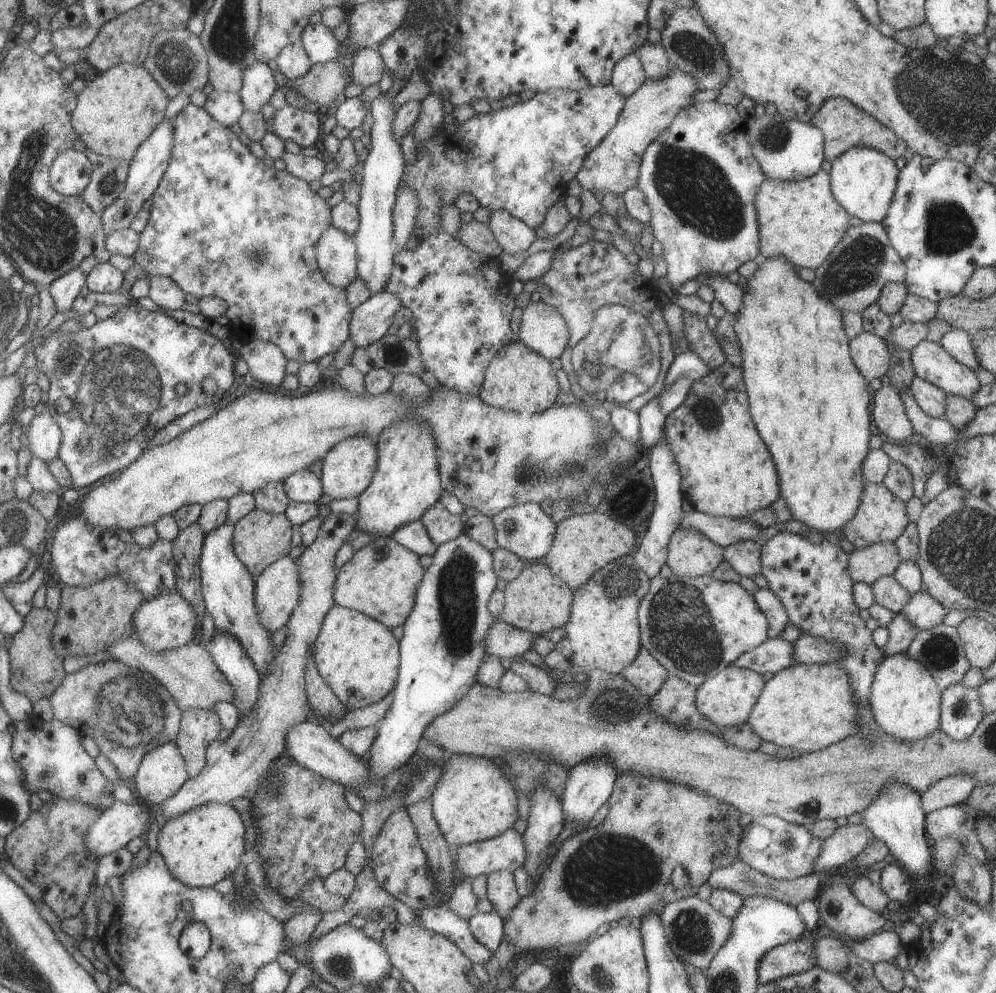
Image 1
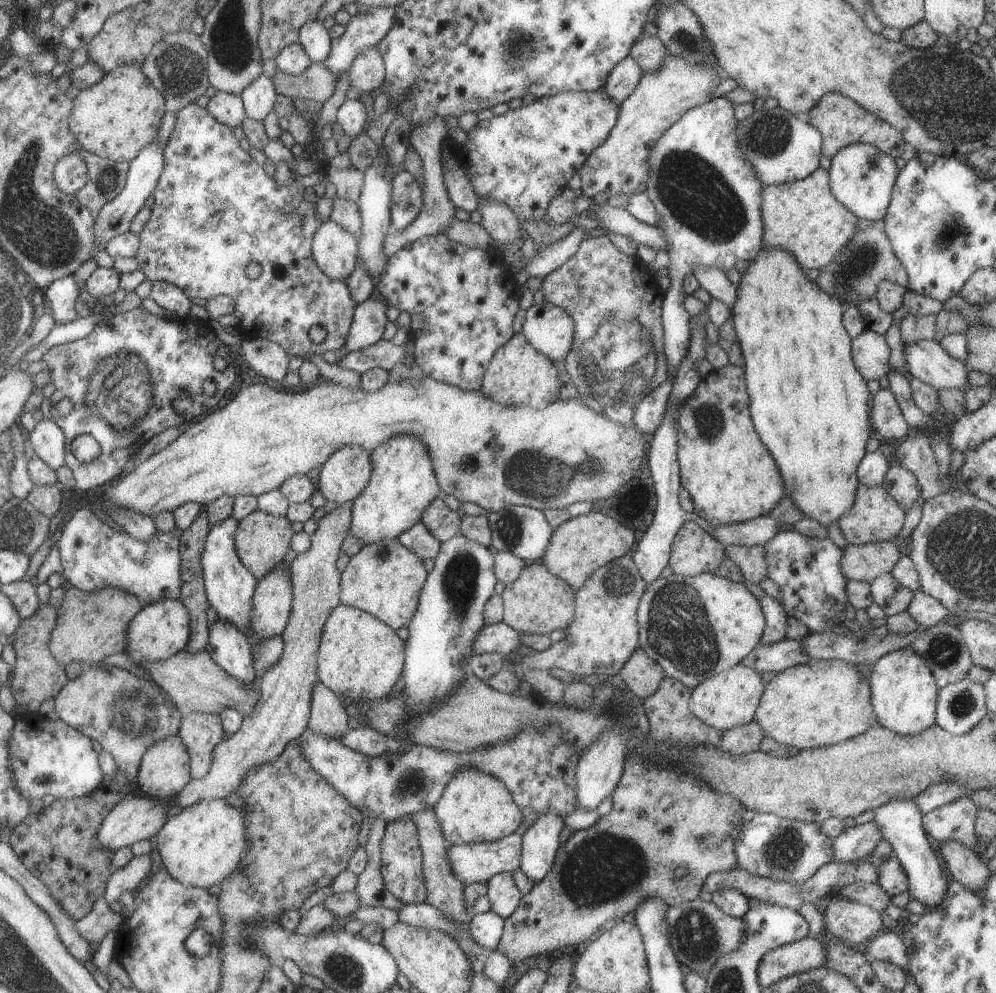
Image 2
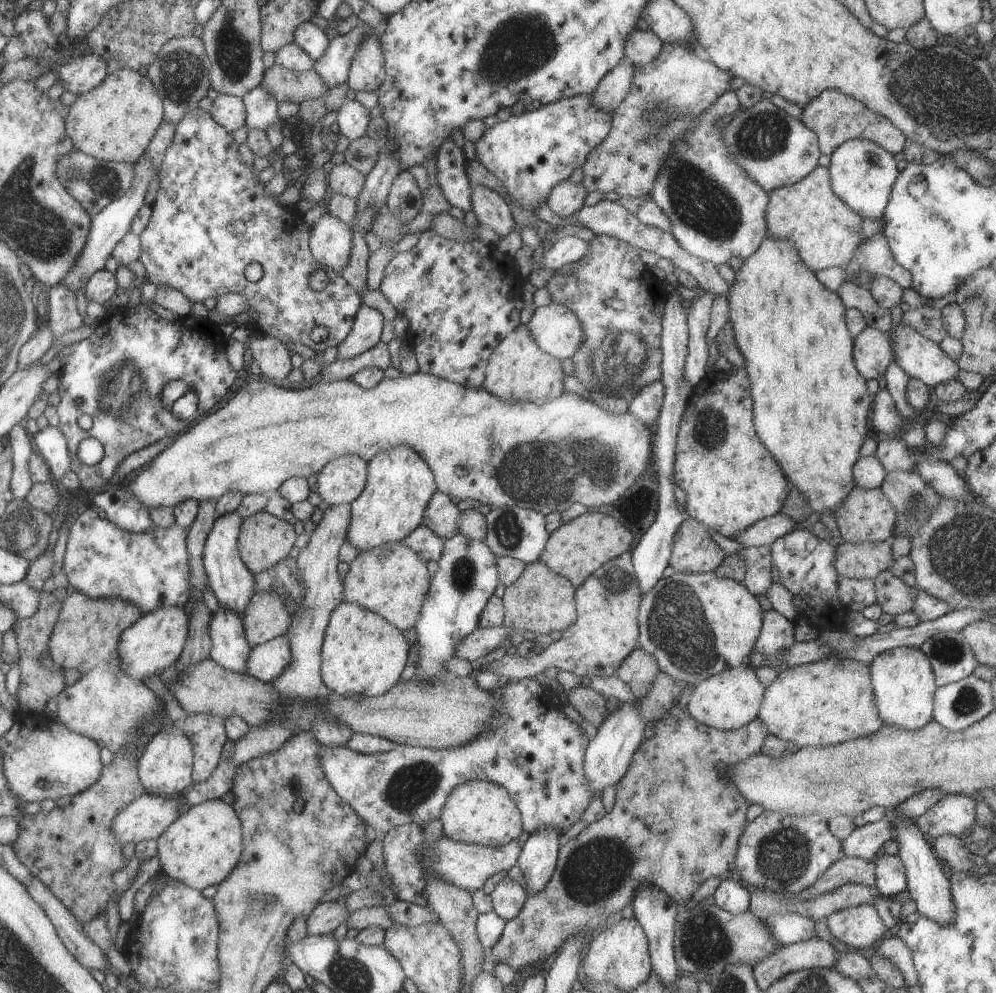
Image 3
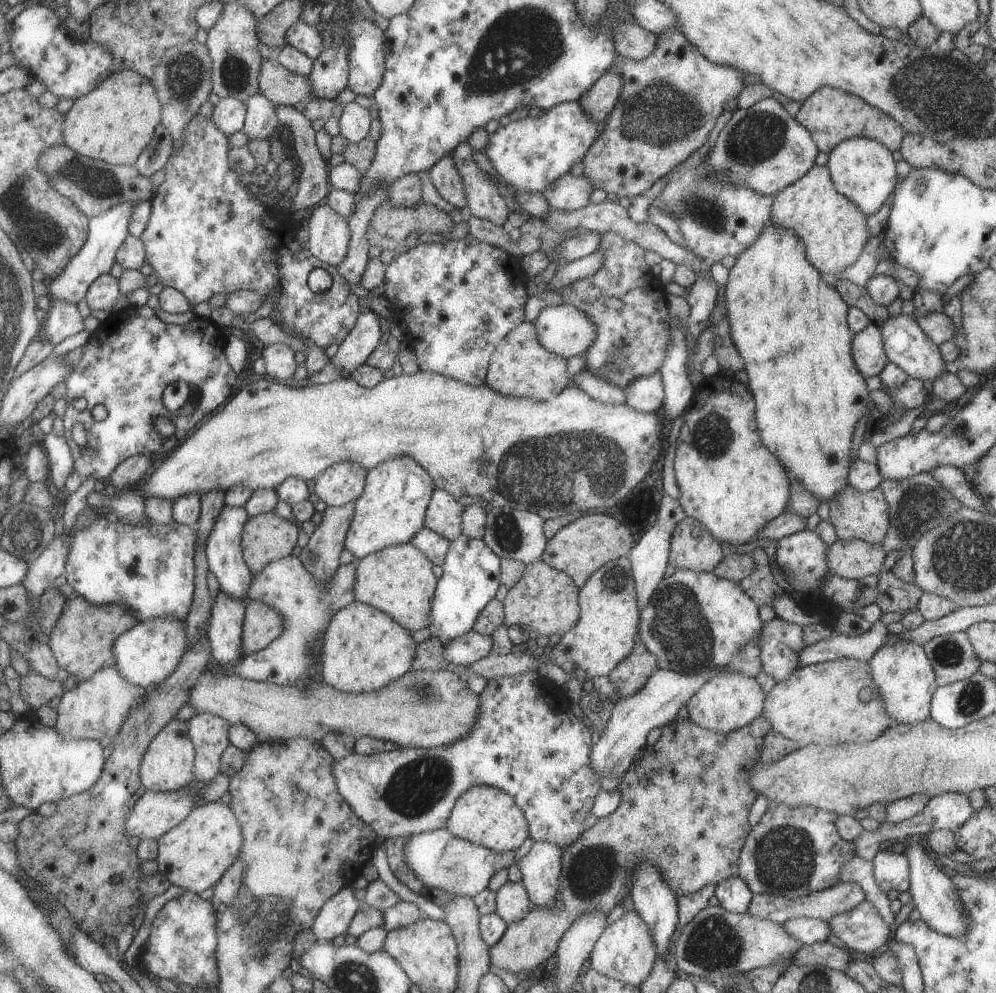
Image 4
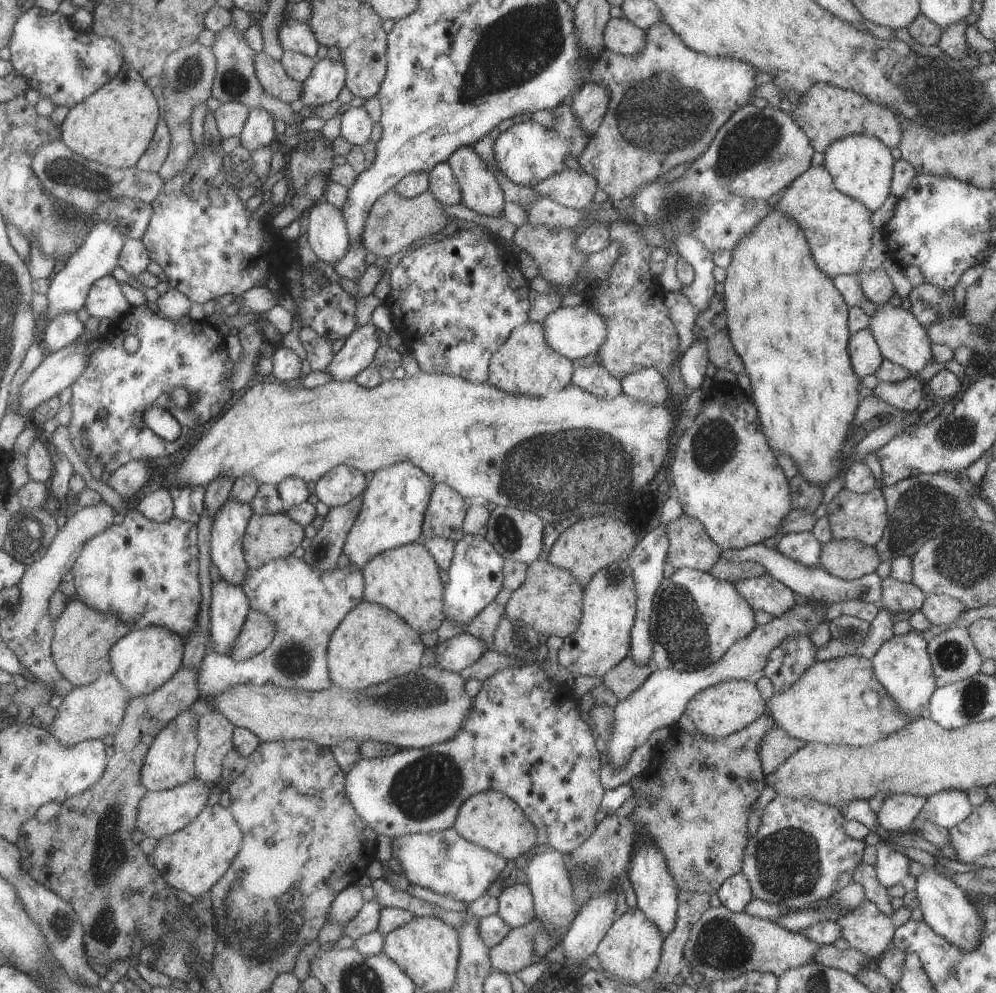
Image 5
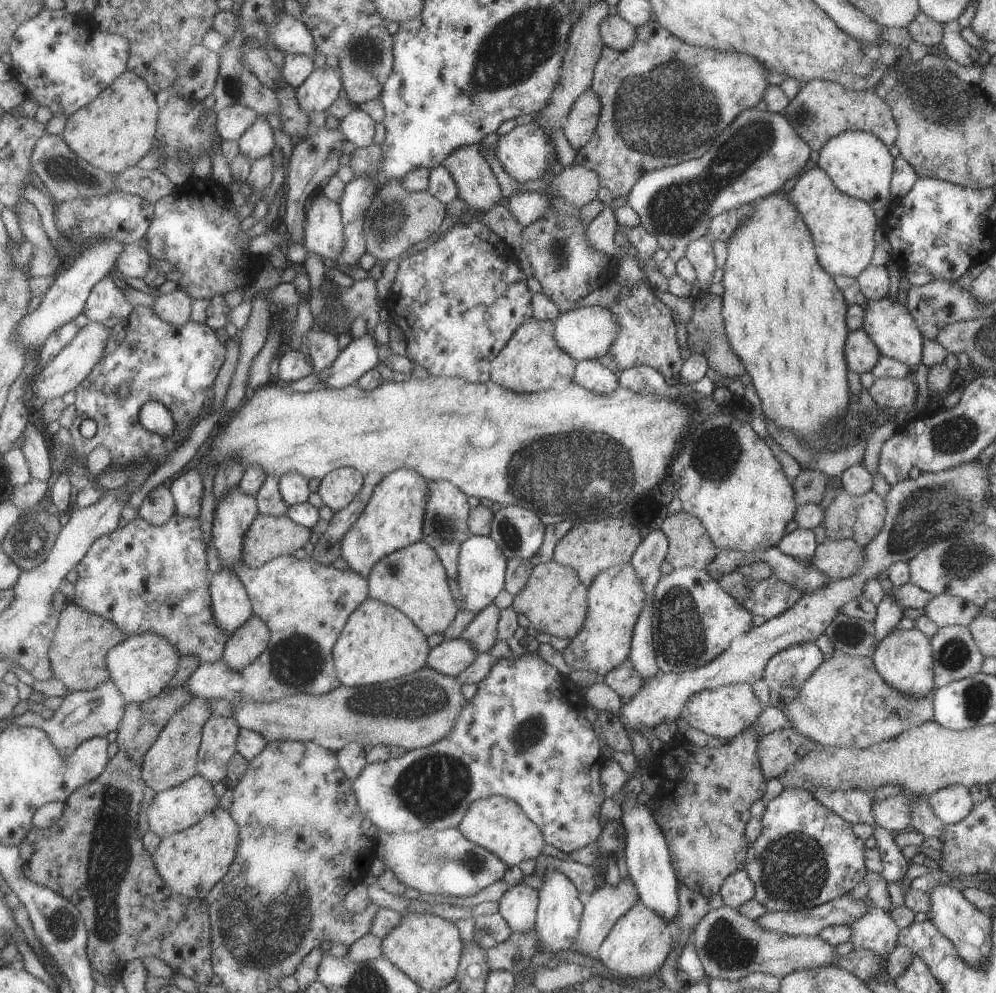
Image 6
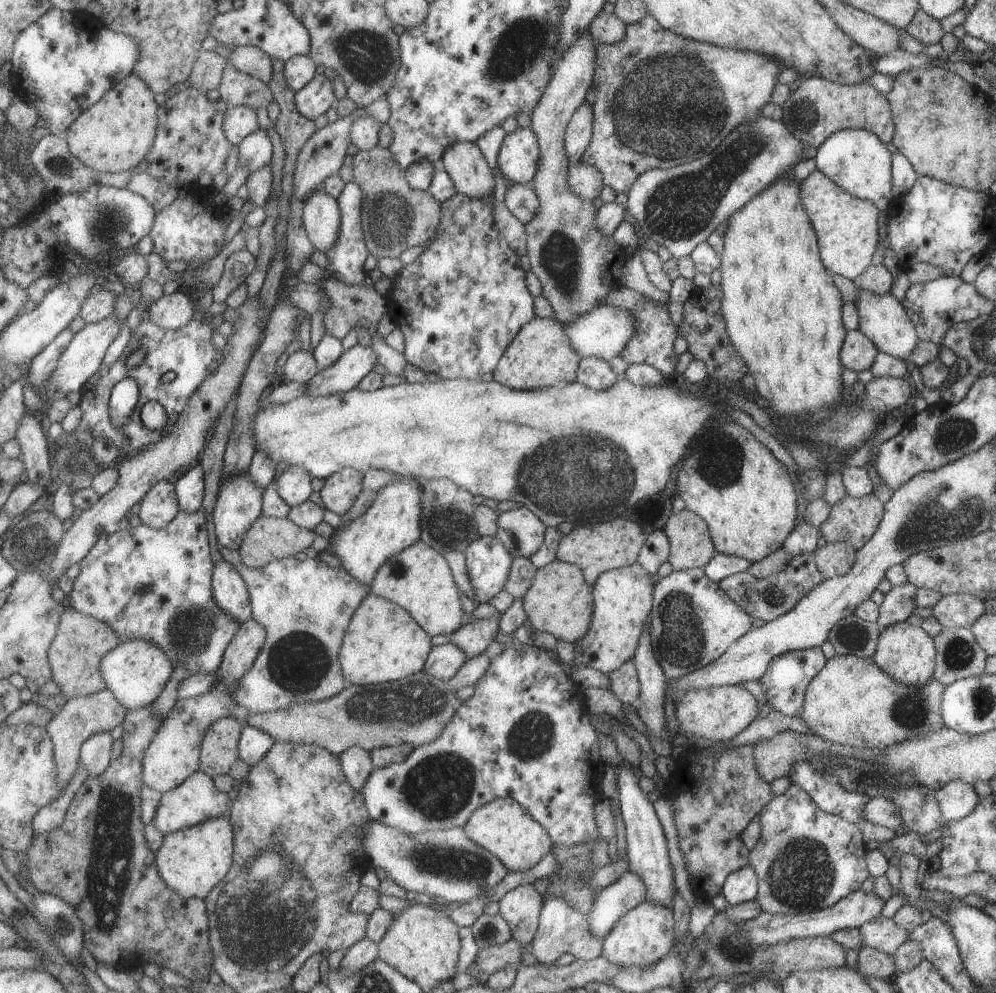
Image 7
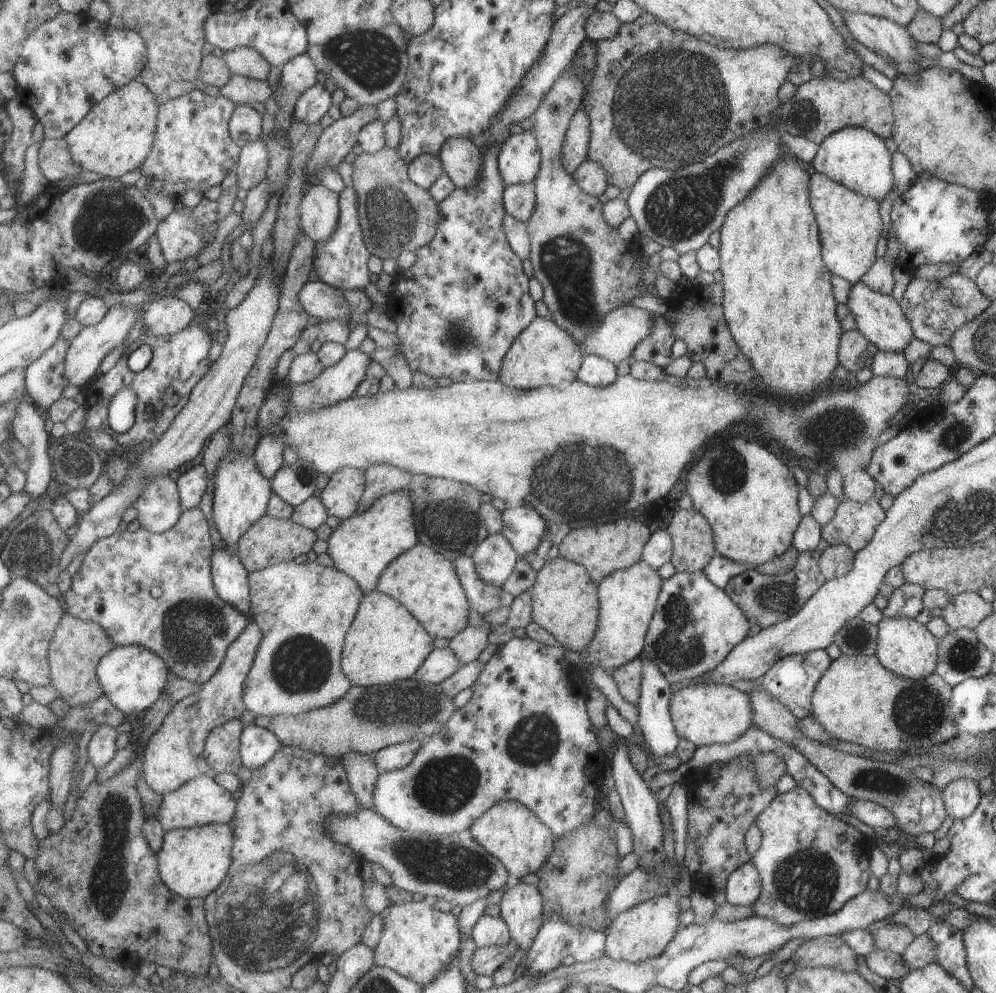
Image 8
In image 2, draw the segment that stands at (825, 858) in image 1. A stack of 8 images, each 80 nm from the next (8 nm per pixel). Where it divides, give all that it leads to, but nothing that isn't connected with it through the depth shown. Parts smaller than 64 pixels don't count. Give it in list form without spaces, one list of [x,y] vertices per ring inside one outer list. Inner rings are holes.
[[[873,821],[845,827],[831,842],[831,854],[833,854],[831,861],[853,862],[868,858],[875,844],[881,839],[881,832]]]

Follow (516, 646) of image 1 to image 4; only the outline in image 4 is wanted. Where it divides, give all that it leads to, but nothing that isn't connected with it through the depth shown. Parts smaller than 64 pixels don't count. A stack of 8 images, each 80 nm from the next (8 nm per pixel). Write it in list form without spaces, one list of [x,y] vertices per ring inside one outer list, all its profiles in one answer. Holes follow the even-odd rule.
[[[469,631],[447,641],[443,656],[448,663],[466,667],[489,653],[490,646],[490,637]]]

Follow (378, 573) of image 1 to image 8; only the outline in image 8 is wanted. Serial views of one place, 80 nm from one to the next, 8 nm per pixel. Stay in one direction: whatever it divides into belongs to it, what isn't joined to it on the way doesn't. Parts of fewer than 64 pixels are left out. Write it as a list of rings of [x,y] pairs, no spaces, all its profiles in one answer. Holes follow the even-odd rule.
[[[415,544],[393,558],[377,576],[375,591],[401,604],[432,639],[443,638],[449,641],[457,632],[467,627],[470,607],[451,561],[423,544]]]

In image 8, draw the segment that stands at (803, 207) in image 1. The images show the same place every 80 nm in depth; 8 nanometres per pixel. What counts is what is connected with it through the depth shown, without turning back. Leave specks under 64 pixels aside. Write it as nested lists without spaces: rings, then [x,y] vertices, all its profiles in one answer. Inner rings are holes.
[[[818,173],[809,176],[807,194],[818,228],[822,260],[827,270],[847,280],[851,285],[857,283],[876,260],[875,245],[881,236],[882,228],[880,202],[860,196]]]

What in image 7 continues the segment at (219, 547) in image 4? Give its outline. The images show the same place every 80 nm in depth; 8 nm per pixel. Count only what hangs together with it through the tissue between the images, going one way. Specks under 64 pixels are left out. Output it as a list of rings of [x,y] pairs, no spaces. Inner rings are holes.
[[[235,474],[231,478],[220,480],[217,490],[216,502],[212,511],[215,536],[222,548],[238,550],[245,536],[257,516],[261,515],[261,492],[263,489],[255,486],[247,474]]]

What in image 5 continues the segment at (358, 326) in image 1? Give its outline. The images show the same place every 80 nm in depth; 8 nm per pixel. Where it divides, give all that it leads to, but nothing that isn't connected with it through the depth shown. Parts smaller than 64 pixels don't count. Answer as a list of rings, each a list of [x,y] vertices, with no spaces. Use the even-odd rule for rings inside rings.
[[[373,323],[355,329],[333,355],[324,372],[335,382],[351,381],[367,366],[373,364],[375,351],[380,347],[377,328]]]

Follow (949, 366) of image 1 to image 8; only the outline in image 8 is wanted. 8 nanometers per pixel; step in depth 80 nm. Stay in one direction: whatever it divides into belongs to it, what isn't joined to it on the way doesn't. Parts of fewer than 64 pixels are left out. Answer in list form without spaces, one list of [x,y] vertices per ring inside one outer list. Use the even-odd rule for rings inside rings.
[[[858,281],[851,286],[846,306],[855,320],[858,332],[878,351],[903,352],[905,346],[913,340],[913,332],[907,318],[890,295],[870,290],[863,282]]]

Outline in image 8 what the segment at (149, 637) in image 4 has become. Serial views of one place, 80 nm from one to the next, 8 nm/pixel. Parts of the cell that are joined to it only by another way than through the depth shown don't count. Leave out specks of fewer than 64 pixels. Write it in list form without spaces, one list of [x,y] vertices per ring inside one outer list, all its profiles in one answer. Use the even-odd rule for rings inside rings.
[[[135,644],[115,646],[99,660],[96,667],[102,694],[126,716],[143,714],[149,709],[164,690],[168,674],[165,662],[157,654]]]

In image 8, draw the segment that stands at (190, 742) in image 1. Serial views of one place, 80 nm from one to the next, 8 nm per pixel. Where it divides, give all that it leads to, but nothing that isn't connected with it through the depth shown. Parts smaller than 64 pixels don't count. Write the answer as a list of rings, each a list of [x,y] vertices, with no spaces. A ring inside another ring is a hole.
[[[238,719],[227,720],[213,728],[203,746],[203,757],[209,768],[217,773],[237,772],[242,765],[239,758],[240,733],[243,729]]]

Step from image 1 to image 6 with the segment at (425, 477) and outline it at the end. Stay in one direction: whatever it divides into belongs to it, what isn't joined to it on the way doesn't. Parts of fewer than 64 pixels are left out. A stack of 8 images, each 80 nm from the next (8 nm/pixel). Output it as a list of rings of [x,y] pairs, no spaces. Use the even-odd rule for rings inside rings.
[[[397,469],[377,482],[359,518],[340,540],[340,556],[348,568],[367,578],[370,568],[386,554],[422,540],[427,481],[414,470]]]

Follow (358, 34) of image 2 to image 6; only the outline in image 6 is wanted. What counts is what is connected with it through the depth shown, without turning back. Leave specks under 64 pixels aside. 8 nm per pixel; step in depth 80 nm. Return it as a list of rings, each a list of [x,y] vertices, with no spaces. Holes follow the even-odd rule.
[[[326,67],[313,69],[303,84],[296,88],[296,101],[305,114],[321,112],[333,104],[333,101],[339,96],[341,86],[341,79],[333,70]]]

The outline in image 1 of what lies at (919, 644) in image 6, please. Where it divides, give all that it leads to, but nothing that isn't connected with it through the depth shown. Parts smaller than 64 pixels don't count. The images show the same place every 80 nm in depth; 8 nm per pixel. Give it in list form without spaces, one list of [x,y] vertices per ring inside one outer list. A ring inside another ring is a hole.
[[[905,652],[884,656],[871,682],[869,706],[878,729],[899,740],[917,742],[939,729],[941,691],[929,672]]]

